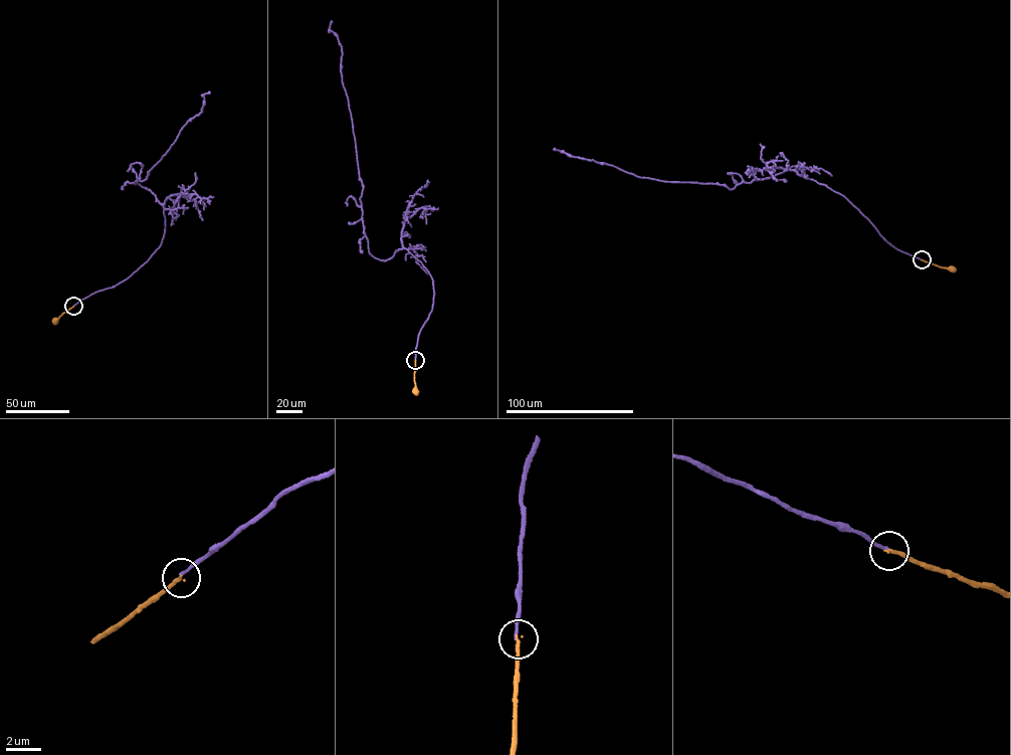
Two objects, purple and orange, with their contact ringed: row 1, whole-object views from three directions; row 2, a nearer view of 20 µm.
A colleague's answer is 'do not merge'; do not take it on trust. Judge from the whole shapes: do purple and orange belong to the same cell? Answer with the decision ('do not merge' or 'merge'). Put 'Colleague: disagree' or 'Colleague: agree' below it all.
do not merge
Colleague: agree

